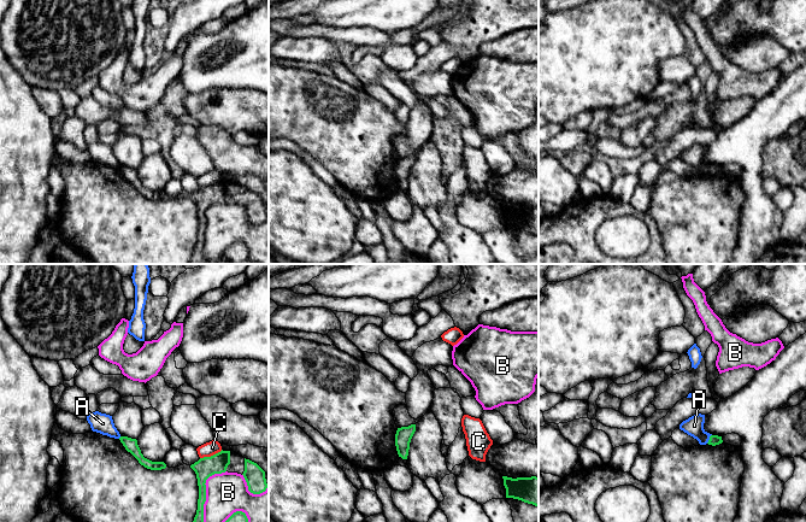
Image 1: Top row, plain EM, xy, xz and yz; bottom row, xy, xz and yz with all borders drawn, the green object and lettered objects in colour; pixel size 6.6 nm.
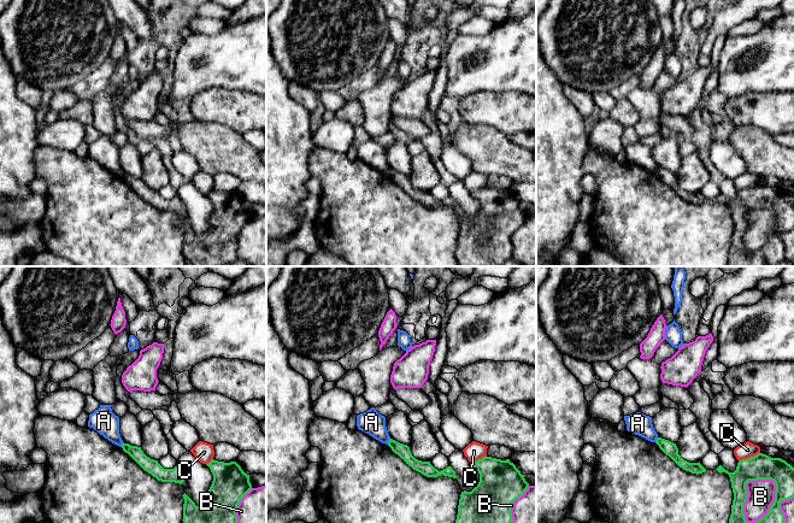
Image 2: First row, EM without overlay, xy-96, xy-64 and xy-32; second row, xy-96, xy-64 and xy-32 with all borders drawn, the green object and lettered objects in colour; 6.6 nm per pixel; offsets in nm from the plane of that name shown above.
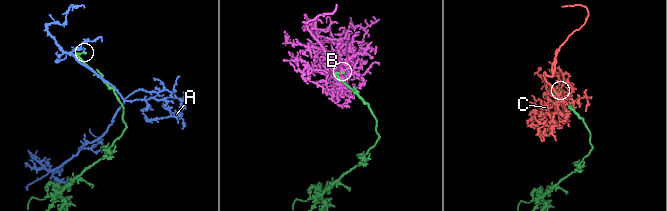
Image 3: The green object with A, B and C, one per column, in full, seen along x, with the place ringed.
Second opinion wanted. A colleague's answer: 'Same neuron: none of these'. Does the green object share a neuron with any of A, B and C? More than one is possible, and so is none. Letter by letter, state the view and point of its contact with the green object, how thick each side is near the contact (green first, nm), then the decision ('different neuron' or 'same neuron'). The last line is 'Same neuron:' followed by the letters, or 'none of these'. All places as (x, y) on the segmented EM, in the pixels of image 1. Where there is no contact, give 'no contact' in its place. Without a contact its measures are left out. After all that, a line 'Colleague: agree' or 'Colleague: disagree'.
A: contact yz (710, 439); calibres 70 and 130 nm; different neuron
B: contact xy (205, 491); calibres 140 and 280 nm; different neuron
C: contact xy (211, 456); calibres 140 and 90 nm; different neuron
Same neuron: none of these
Colleague: agree

